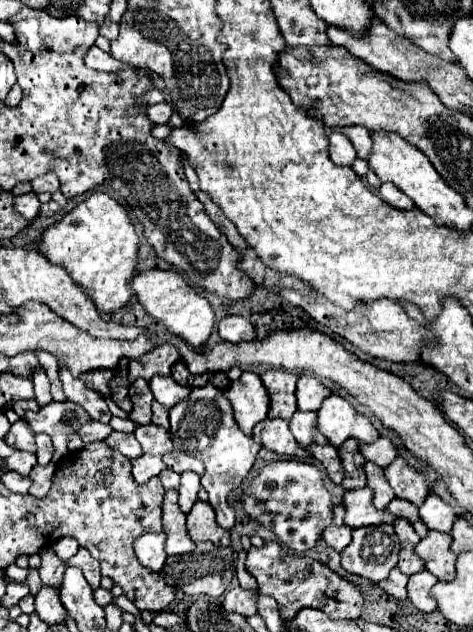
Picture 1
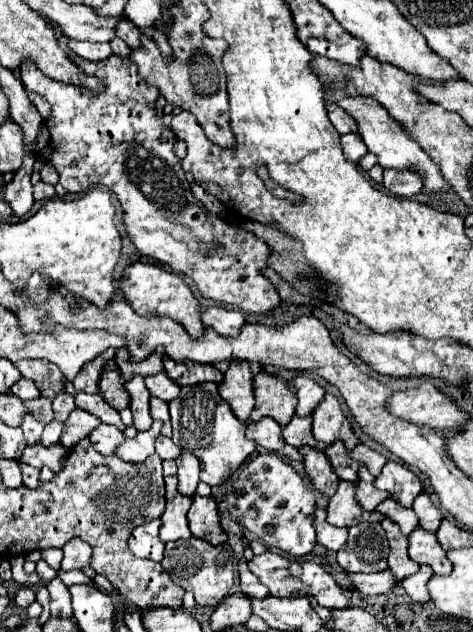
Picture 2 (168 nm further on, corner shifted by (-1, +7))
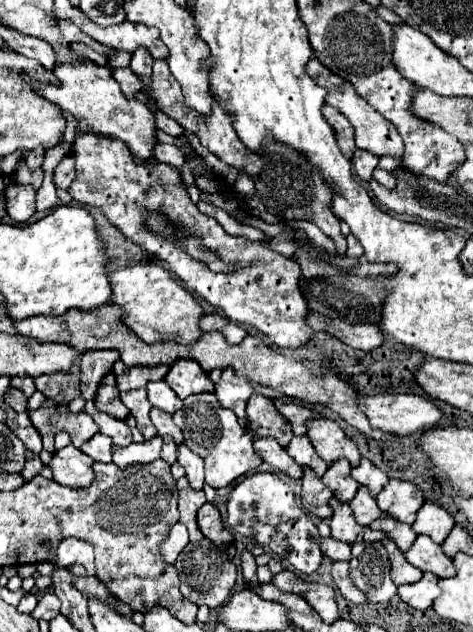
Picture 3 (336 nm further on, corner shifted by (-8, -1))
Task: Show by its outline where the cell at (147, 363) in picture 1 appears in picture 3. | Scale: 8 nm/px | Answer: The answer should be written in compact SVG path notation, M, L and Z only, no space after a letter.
M122 361L114 363L114 375L120 391L132 391L146 387L148 381L160 381L170 371L168 365L156 365L156 367L124 367Z

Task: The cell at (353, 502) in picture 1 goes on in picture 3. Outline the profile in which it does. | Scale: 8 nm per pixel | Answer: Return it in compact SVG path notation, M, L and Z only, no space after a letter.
M336 497L330 499L330 507L332 507L332 517L330 517L330 529L332 529L332 535L334 539L338 541L344 541L344 543L354 543L366 527L358 525L354 515L352 515L352 509L348 503L340 503Z

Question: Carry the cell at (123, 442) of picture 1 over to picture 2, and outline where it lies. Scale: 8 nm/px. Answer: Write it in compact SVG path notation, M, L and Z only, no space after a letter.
M102 423L89 433L89 439L91 439L91 443L93 443L97 453L113 455L117 445L121 445L125 437L123 437L123 433L117 427Z

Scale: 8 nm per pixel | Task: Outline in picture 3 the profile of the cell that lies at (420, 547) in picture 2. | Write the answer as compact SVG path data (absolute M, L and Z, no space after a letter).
M418 535L418 539L406 551L406 559L412 565L424 565L424 569L420 569L420 571L430 571L438 577L452 577L456 573L452 559L442 551L440 545L436 545L426 535Z

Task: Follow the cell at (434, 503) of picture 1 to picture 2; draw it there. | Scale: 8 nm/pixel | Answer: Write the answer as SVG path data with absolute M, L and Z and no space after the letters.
M421 493L421 495L415 499L413 511L415 511L417 519L419 519L419 525L421 525L425 531L435 533L435 531L439 529L439 523L441 523L441 519L443 519L443 515L441 515L441 511L431 503L431 499L429 499L427 493Z

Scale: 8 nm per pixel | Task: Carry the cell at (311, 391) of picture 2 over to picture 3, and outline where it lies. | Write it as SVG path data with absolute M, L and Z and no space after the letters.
M282 403L278 411L292 423L294 435L306 435L306 419L320 417L320 413L316 413L314 409L308 409L298 403Z

